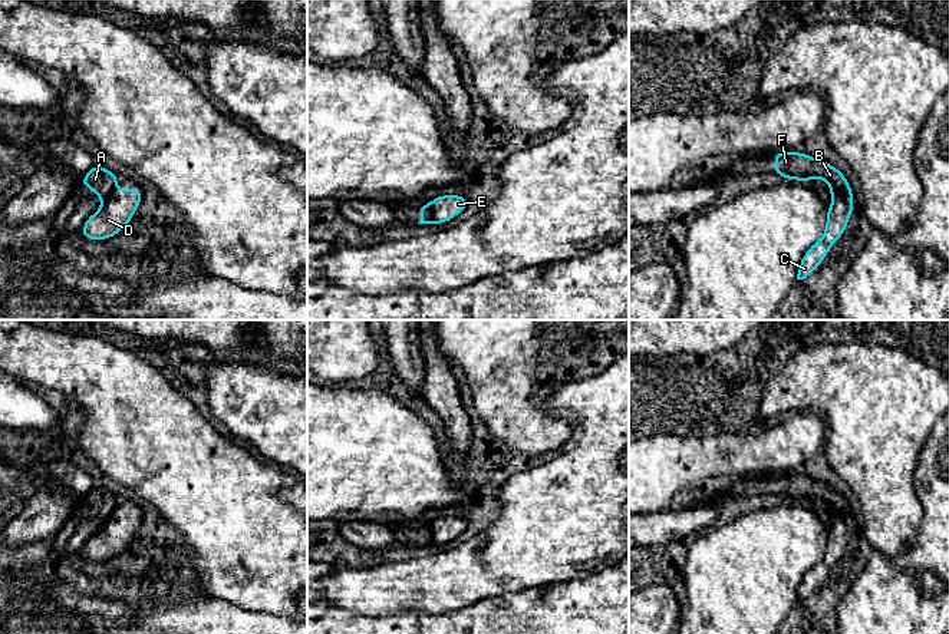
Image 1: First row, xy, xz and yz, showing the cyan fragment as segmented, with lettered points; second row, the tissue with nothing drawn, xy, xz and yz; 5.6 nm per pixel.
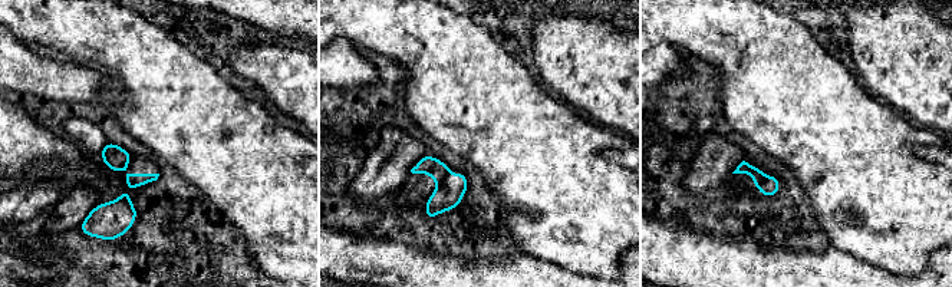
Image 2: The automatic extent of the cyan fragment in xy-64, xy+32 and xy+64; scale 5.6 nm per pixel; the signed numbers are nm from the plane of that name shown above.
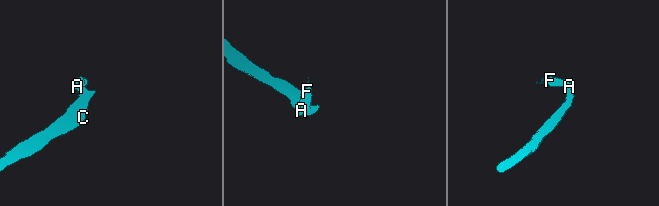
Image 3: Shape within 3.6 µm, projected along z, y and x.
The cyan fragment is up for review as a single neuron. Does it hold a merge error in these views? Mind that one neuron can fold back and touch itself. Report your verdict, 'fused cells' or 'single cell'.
fused cells

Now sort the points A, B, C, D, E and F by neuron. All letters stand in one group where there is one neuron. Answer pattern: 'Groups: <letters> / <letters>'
Groups: A B F / C D E

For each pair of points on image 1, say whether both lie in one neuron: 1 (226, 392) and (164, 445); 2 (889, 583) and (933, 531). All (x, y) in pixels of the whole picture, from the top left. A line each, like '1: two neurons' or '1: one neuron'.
1: two neurons
2: one neuron

